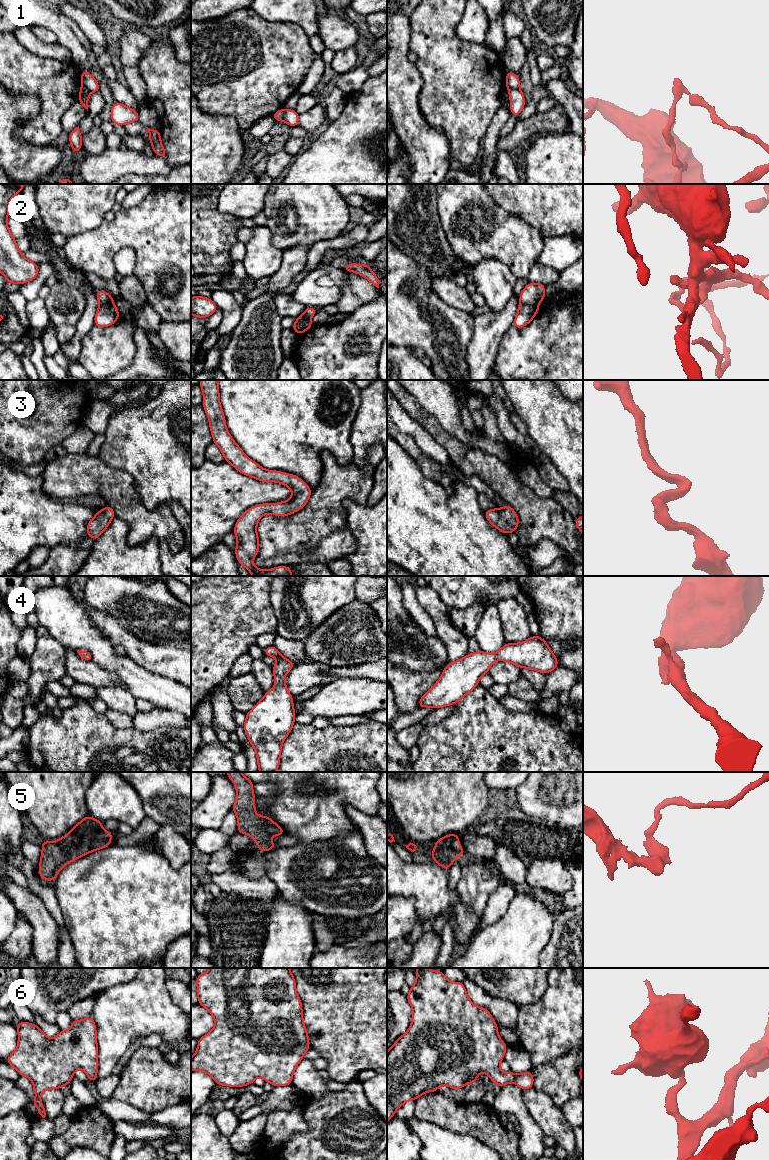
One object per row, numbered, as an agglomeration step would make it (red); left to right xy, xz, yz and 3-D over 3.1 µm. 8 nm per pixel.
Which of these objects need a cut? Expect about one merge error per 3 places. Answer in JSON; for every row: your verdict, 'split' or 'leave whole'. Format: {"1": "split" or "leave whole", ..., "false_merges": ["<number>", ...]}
{"1": "split", "2": "split", "3": "leave whole", "4": "leave whole", "5": "leave whole", "6": "leave whole", "false_merges": ["1", "2"]}

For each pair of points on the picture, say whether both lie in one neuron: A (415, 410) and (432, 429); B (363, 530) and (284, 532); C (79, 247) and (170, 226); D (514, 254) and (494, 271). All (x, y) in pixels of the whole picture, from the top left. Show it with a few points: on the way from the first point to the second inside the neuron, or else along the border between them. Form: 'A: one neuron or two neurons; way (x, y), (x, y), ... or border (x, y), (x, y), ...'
A: one neuron; way (420, 415), (429, 424)
B: two neurons; border (342, 502), (346, 525)
C: one neuron; way (102, 243), (109, 237), (129, 228), (147, 228)
D: two neurons; border (481, 260), (498, 259), (518, 278)

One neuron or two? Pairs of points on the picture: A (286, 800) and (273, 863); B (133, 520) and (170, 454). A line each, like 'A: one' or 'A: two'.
A: two
B: two

